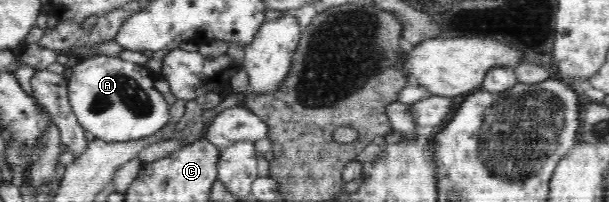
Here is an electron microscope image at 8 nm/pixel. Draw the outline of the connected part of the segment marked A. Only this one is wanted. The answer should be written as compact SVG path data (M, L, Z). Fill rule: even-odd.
M98 54L74 61L67 75L72 111L85 131L108 143L150 137L170 121L169 105L163 94L154 88L154 78L144 66L118 56Z

